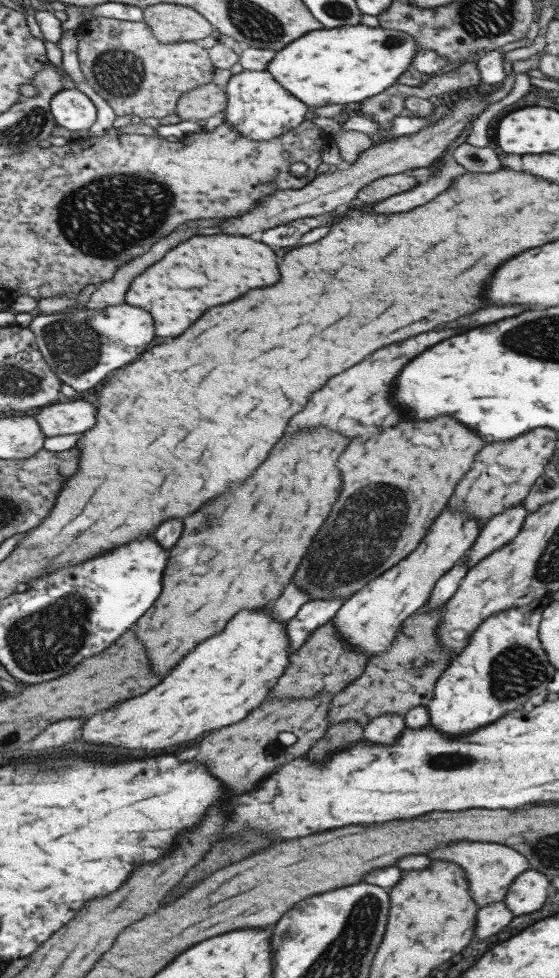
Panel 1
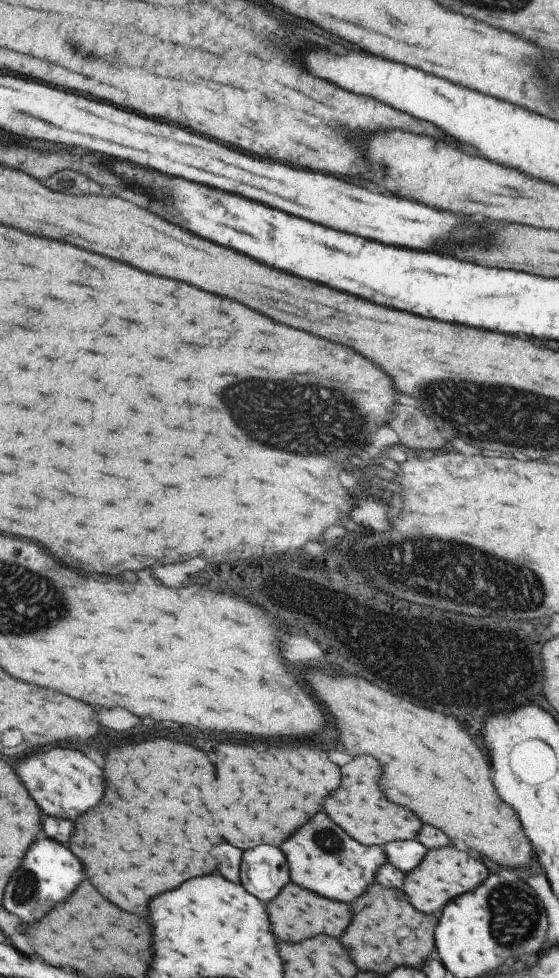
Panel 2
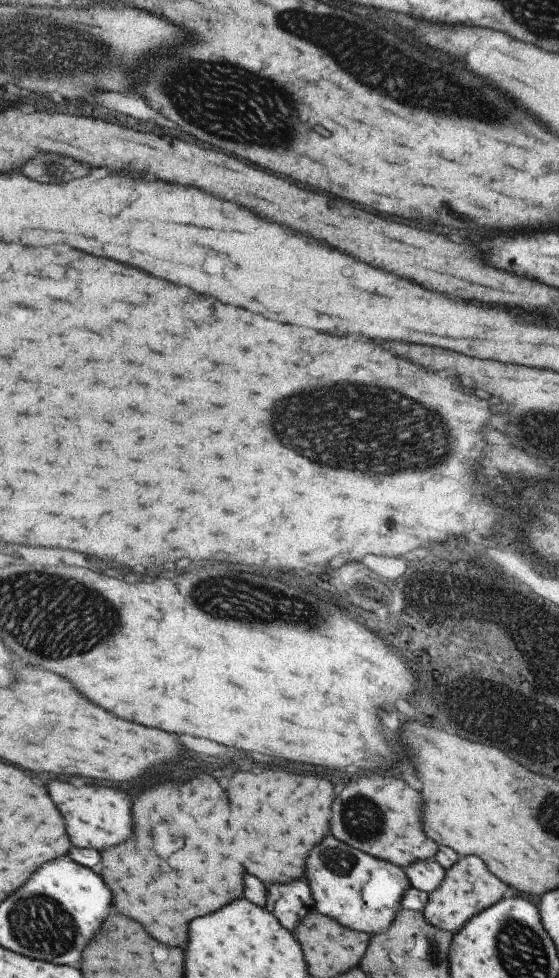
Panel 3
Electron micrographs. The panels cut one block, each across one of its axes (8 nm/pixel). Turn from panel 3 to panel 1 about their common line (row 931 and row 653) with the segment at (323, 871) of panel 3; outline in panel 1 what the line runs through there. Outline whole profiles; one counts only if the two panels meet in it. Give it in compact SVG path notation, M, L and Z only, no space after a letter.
M447 508L431 525L417 548L413 548L395 566L366 582L365 586L359 588L359 592L354 592L351 598L346 598L339 605L331 626L335 624L335 632L339 632L349 650L363 654L367 660L379 652L385 652L391 646L401 622L426 604L435 582L465 556L481 528L473 516L467 516L467 512L465 516L463 512L451 514Z

